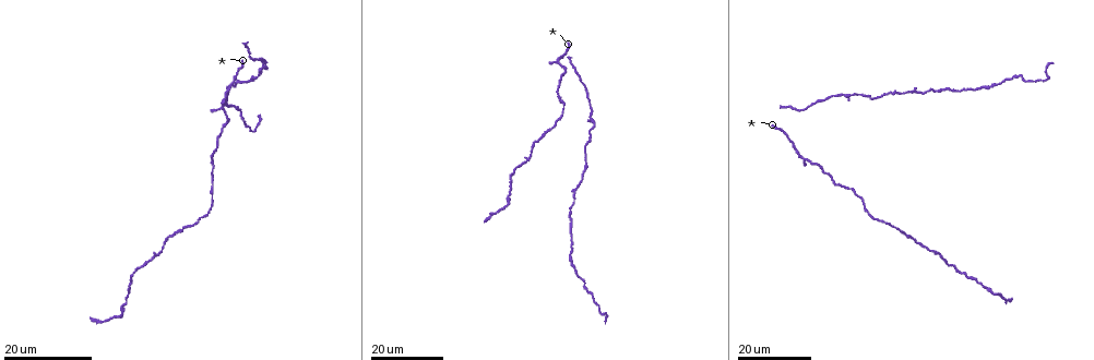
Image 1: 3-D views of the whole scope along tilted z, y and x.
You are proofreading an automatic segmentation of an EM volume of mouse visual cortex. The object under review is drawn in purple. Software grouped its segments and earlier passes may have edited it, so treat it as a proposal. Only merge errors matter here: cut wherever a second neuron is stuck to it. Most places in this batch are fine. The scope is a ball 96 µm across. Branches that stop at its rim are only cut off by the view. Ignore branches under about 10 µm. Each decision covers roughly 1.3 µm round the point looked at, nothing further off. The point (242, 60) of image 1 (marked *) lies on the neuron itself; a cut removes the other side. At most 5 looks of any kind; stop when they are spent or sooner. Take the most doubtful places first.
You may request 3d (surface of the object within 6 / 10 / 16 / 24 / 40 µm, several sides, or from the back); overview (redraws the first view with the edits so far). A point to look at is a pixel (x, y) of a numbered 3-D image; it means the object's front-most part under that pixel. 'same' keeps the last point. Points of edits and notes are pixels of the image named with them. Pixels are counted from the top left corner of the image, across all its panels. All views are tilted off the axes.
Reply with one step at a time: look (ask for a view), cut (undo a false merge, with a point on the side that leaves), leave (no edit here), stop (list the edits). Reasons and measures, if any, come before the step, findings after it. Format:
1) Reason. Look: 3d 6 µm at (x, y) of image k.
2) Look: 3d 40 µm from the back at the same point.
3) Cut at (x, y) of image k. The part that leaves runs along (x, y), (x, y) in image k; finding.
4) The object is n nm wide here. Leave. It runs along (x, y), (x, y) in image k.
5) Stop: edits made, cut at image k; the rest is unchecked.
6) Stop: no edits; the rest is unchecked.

Sudden change in width. Look: 3d 24 µm at (853, 94) of image 1.

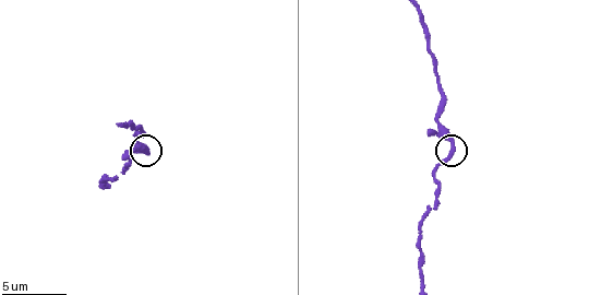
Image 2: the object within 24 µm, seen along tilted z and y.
Look: 3d 6 µm at (455, 149) of image 2.

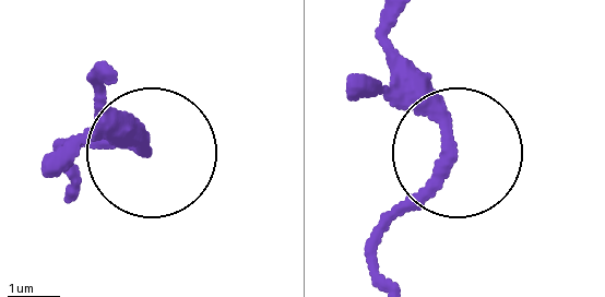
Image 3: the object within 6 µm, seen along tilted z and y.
Leave. It runs along (394, 18), (384, 46), (448, 162), (375, 239) in image 3; continuous, no second neuron.

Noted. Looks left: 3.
Thick turns thin. Look: 3d 24 µm at (915, 90) of image 1.

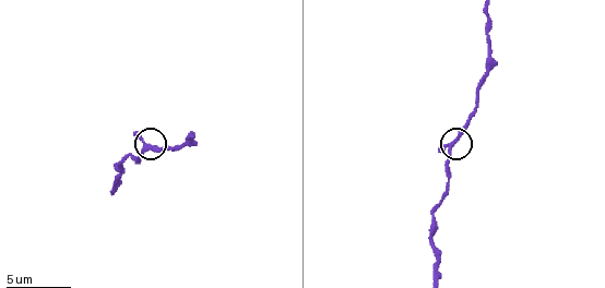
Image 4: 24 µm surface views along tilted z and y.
Closer look. Look: 3d 6 µm at (454, 143) of image 4.

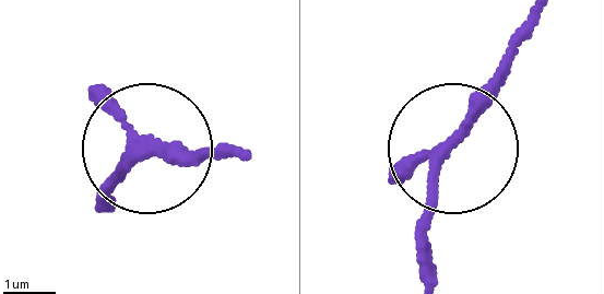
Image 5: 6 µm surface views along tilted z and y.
The object is 200 nm wide here. Leave. It runs along (241, 156), (140, 154), (104, 211) in image 5; all the same neuron.

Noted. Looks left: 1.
Stop: no edits; the rest is unchecked.

